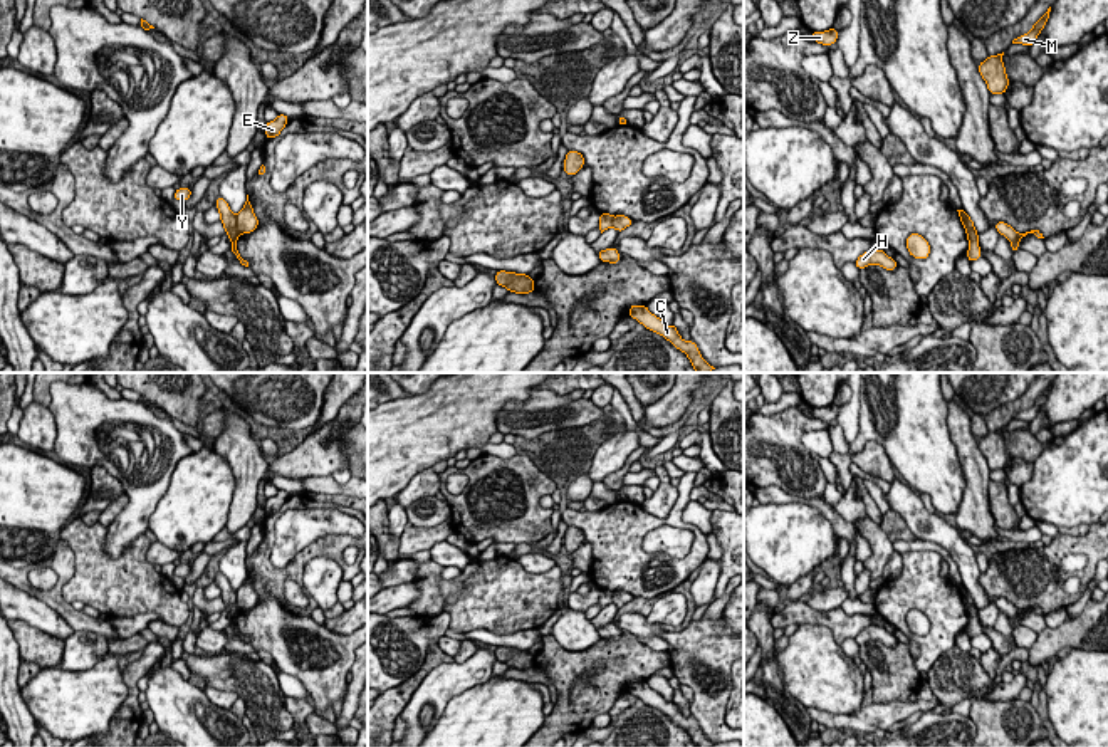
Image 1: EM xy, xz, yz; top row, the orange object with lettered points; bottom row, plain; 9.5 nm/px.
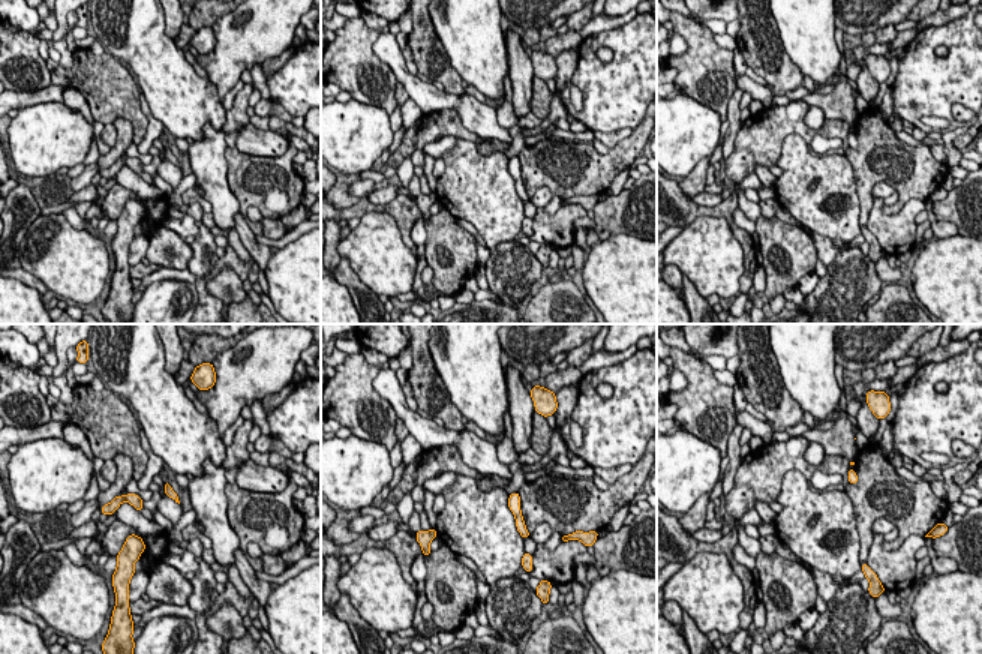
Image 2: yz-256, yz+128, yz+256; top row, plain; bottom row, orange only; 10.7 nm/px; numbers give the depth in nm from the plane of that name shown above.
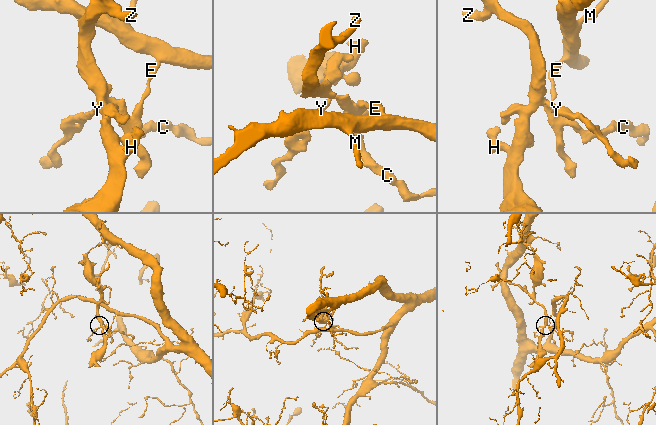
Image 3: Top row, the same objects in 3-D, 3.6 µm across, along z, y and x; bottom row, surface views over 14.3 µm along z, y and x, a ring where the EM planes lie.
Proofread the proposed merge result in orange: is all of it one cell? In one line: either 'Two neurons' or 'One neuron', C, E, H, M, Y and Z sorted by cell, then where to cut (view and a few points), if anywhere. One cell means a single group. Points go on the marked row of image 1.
Two neurons. Groups: C H Y Z / E M. Split along xy (235, 215), (239, 234)

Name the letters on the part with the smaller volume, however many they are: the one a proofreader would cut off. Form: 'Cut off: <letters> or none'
Cut off: C, H, Y, Z

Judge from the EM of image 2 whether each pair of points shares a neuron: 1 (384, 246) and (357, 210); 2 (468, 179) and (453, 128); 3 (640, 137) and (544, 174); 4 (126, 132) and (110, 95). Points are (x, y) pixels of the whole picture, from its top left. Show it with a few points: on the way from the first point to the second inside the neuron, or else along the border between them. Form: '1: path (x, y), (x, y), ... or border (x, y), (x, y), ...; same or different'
1: border (359, 218), (369, 212), (387, 212), (398, 225); different
2: border (456, 137), (470, 140), (482, 153), (488, 155); different
3: path (616, 161), (600, 170), (568, 170); same
4: border (119, 116), (131, 123), (134, 141); different

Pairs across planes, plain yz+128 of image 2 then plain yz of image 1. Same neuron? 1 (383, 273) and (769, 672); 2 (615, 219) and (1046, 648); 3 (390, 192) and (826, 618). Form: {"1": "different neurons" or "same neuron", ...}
{"1": "different neurons", "2": "same neuron", "3": "different neurons"}

